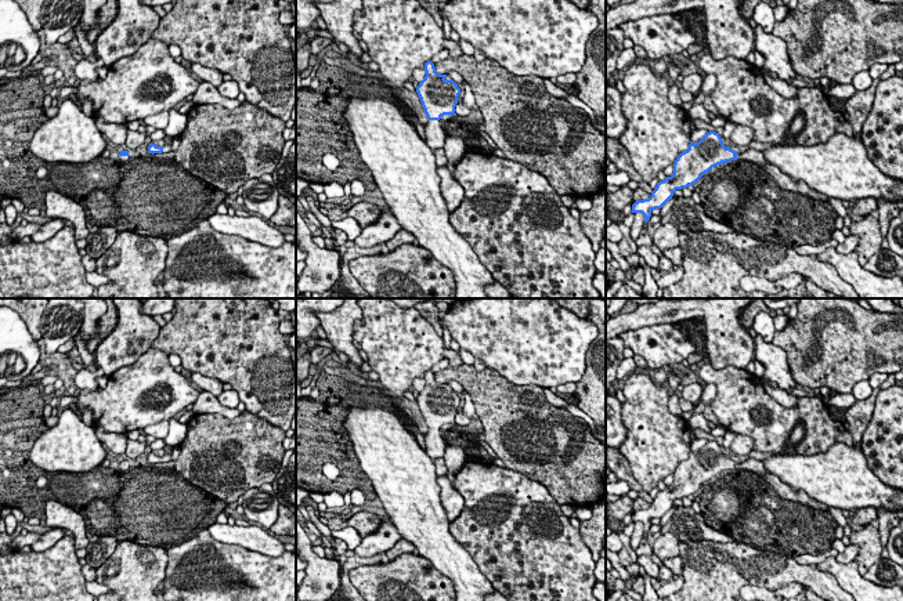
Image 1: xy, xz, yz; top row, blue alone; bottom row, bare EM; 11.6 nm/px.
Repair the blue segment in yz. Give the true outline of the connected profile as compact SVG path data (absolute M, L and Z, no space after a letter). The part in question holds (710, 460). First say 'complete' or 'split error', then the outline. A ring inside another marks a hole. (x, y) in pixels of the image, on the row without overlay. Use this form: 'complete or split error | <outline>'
split error | M709 441L697 453L690 450L689 459L676 467L673 484L660 490L649 508L635 511L632 514L632 522L642 522L647 532L651 526L651 521L661 518L672 508L676 499L696 493L712 477L732 470L752 471L773 486L781 499L797 502L812 510L824 511L827 514L827 506L809 497L803 490L794 490L777 475L769 473L762 461L745 459L737 463L725 456L718 442Z

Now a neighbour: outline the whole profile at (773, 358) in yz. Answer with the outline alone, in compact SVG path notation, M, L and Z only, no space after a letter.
M759 334L754 338L754 344L755 359L765 366L761 380L773 381L779 388L791 394L798 384L790 372L785 351L773 343L766 343Z

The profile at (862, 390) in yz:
M859 381L853 385L852 388L852 395L857 399L857 401L863 401L867 399L873 392L873 388L870 385L870 381Z

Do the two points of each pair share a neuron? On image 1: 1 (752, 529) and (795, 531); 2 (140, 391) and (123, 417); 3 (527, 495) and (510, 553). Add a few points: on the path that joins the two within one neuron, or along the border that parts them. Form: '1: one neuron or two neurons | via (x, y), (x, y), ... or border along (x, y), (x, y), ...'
1: one neuron | via (764, 528), (784, 528)
2: one neuron | via (133, 398), (123, 411)
3: one neuron | via (515, 509), (515, 539)

